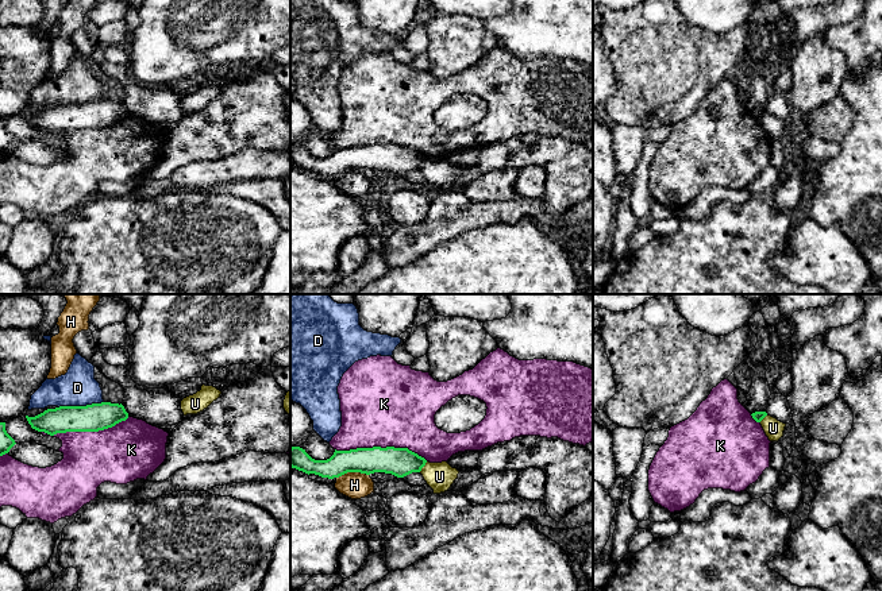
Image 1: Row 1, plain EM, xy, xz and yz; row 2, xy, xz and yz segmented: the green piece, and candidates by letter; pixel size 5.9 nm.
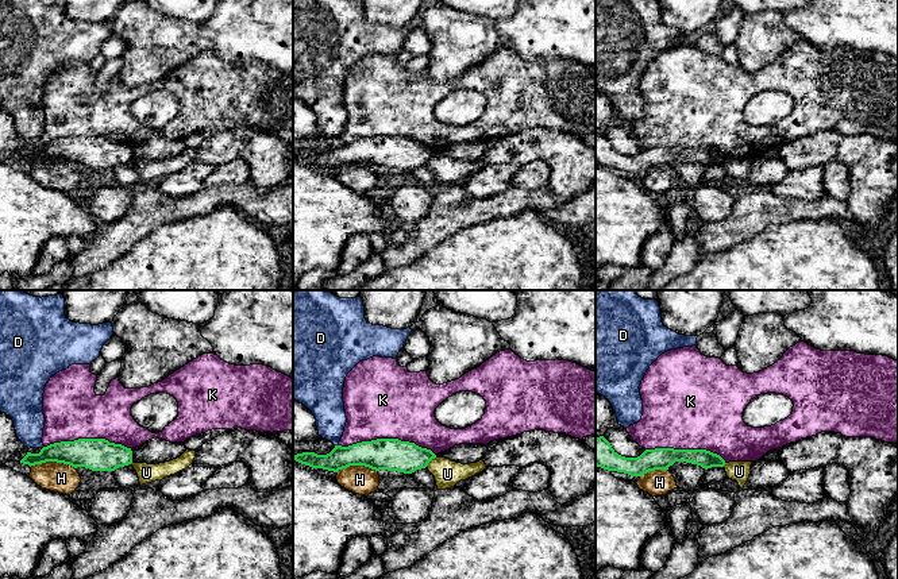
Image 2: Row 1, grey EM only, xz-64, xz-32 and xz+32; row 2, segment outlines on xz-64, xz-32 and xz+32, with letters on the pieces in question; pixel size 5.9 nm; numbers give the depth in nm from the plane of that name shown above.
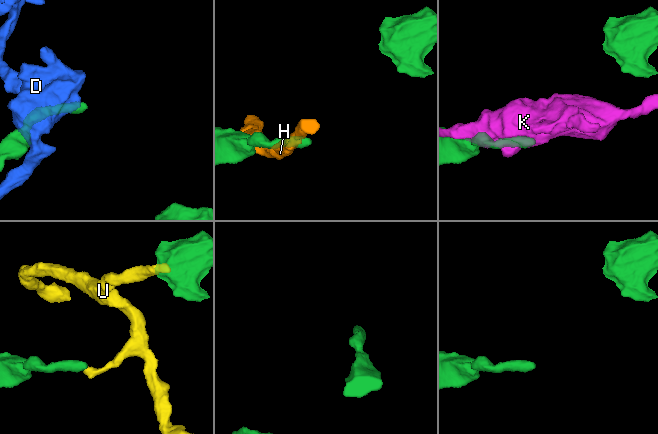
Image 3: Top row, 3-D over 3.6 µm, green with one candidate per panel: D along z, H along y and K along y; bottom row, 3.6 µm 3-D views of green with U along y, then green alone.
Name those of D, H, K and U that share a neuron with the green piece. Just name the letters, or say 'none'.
none

